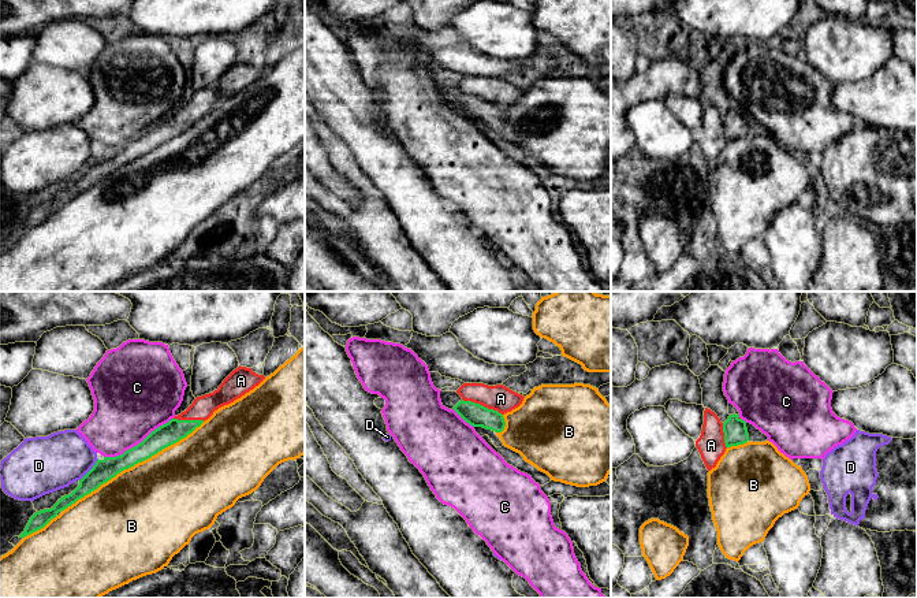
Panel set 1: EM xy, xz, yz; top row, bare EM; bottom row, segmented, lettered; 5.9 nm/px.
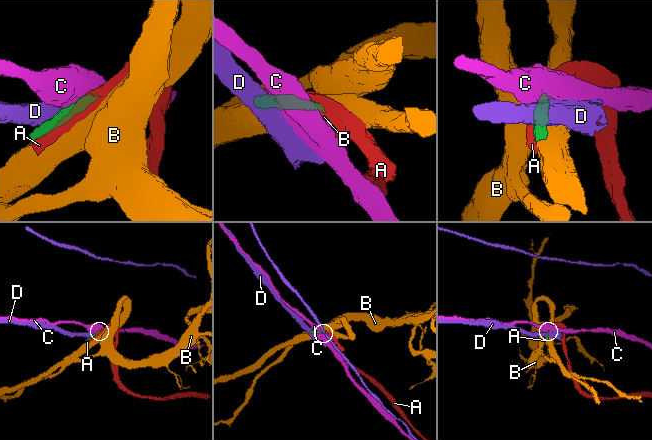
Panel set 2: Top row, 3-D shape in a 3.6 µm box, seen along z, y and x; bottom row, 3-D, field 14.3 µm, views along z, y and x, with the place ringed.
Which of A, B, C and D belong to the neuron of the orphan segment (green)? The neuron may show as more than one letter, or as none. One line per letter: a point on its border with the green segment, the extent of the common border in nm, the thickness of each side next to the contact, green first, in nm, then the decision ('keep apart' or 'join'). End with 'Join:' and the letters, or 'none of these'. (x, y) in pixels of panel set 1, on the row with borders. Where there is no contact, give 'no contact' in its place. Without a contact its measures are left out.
A: meets green in xz at (481, 405); contact 260 nm long; 140 nm thick on the green side, 150 nm on the other; join
B: meets green in xy at (133, 465); contact 1000 nm long; 130 nm thick on the green side, 500 nm on the other; keep apart
C: meets green in xy at (138, 444); contact 480 nm long; 130 nm thick on the green side, 420 nm on the other; keep apart
D: meets green in xy at (90, 470); contact 170 nm long; 130 nm thick on the green side, 320 nm on the other; keep apart
Join: A

